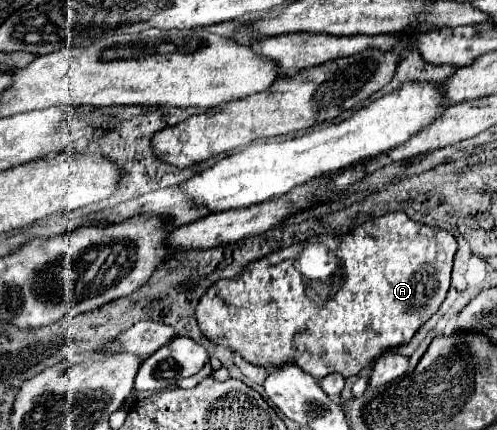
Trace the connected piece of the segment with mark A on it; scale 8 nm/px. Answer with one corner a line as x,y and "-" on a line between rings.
389,212
343,234
337,246
333,240
331,250
339,266
327,280
305,280
301,272
295,270
293,264
301,250
303,244
281,248
261,260
249,262
235,278
215,282
199,300
195,316
209,342
239,352
247,362
265,368
295,364
321,380
333,372
343,378
357,376
363,368
371,366
381,350
407,344
413,338
445,300
457,242
453,234
443,228
415,222
405,212

